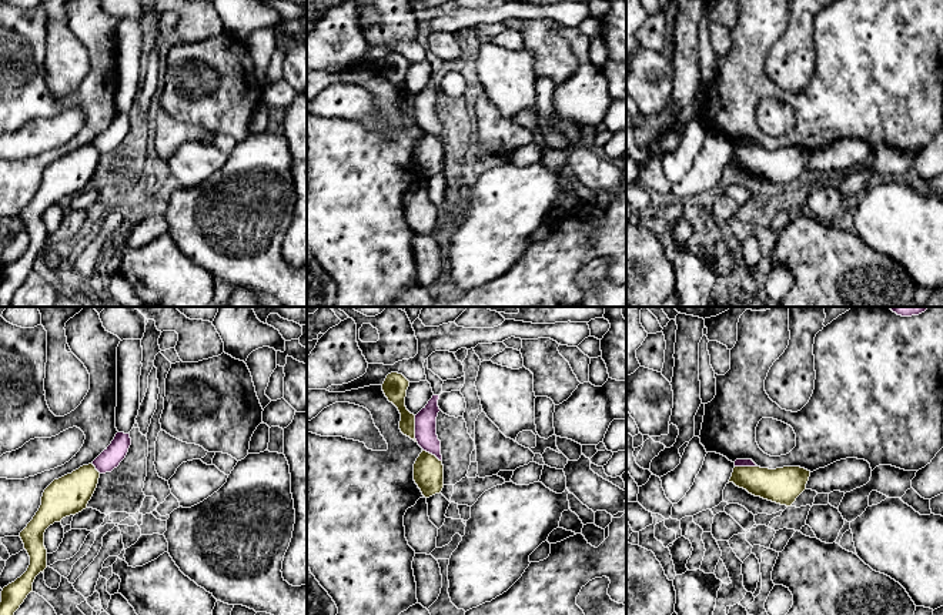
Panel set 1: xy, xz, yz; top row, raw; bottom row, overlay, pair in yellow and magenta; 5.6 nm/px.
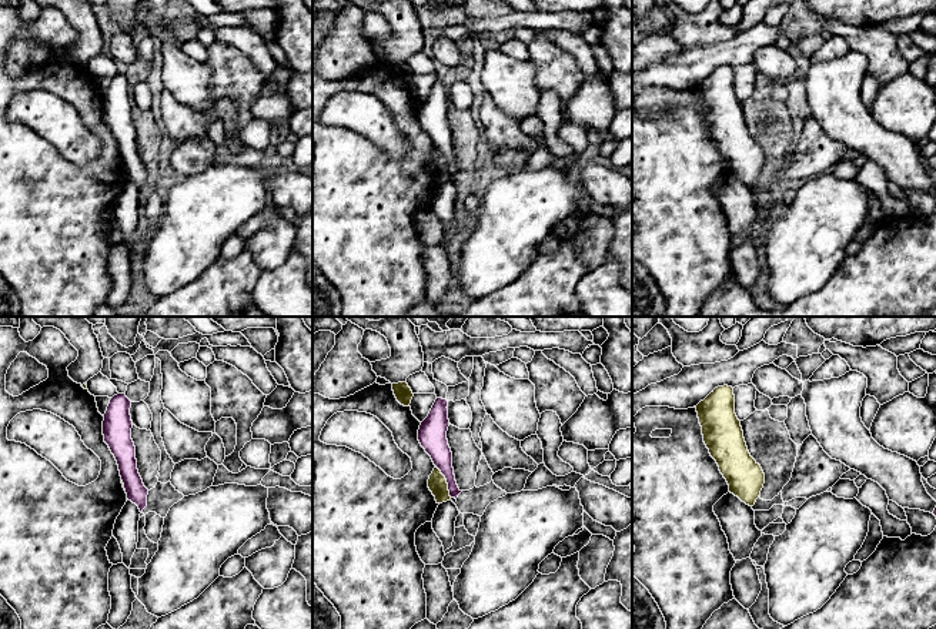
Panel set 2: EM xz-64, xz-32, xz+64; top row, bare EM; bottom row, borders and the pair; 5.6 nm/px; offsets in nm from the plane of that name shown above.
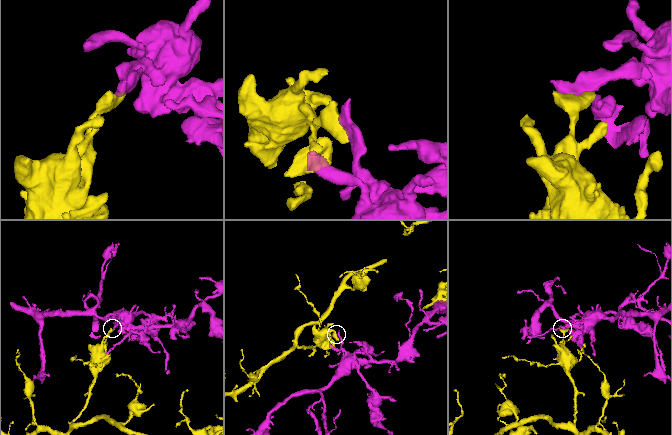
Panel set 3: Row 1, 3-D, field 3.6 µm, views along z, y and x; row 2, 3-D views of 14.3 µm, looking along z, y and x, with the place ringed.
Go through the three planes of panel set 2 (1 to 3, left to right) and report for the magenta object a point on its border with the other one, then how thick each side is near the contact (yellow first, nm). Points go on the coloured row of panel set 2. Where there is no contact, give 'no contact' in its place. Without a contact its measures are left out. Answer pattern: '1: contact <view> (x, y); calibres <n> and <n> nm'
1: contact xz-64 (123, 485); calibres 20 and 140 nm
2: contact xz-32 (445, 481); calibres 110 and 150 nm
3: no contact

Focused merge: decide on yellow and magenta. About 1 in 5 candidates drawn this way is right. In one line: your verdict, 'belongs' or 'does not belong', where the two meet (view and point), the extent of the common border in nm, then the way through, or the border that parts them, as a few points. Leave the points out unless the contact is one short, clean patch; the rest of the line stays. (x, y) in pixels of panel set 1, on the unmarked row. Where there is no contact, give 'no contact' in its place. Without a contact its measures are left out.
does not belong; contact xz (414, 109); length 150 nm; border xz (414, 96), (414, 119), (417, 122)

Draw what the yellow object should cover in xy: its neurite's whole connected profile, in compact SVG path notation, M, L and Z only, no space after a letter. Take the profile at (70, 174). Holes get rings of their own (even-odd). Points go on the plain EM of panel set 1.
M93 144L54 160L43 173L41 185L33 200L20 213L24 230L30 237L27 251L1 271L0 307L13 307L13 295L33 273L33 263L47 248L47 230L44 213L54 203L76 195L87 188L97 164L100 153Z

